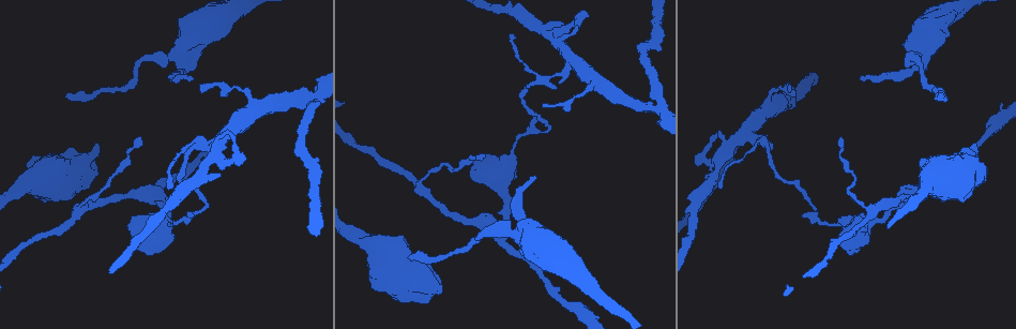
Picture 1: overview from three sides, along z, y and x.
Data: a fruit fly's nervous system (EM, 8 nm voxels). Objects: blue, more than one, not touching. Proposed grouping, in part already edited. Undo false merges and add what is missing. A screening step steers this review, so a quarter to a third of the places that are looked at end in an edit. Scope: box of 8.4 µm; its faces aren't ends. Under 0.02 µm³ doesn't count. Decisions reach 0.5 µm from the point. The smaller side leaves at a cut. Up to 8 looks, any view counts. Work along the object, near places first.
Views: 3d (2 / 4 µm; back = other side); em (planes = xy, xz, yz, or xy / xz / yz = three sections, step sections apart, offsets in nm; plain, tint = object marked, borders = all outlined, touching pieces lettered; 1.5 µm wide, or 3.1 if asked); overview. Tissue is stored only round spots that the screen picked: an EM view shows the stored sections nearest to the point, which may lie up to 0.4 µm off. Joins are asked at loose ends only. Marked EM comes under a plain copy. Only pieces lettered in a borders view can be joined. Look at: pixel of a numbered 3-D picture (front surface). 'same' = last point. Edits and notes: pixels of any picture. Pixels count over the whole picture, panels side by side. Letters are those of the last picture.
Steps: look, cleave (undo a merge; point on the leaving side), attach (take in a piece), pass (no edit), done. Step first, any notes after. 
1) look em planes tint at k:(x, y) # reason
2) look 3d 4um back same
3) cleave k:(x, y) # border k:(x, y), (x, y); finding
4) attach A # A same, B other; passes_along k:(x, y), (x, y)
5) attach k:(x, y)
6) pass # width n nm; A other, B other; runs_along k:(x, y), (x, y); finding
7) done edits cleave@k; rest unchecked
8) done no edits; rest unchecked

look 3d 2um at 1:(192, 76) # tapers out

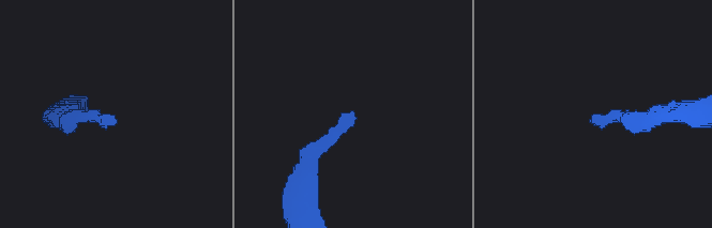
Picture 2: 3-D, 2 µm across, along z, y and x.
look em planes borders at 2:(114, 117) # need the tissue

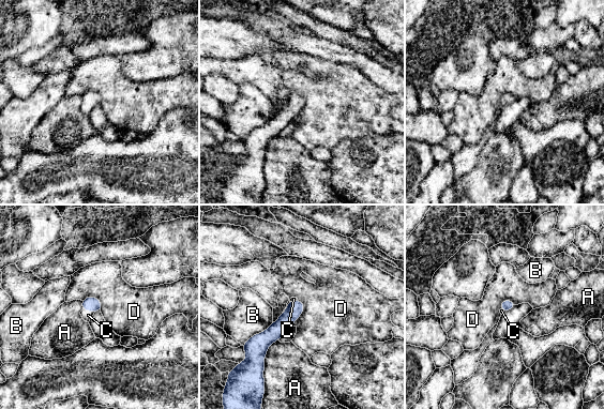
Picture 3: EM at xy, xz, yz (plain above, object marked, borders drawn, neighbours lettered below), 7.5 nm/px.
attach C # A other, B other, C same, D other; passes_along 3:(92, 304), (88, 309), (86, 315); the cell continues

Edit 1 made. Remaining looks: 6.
look em planes borders at 1:(976, 147) # an open end

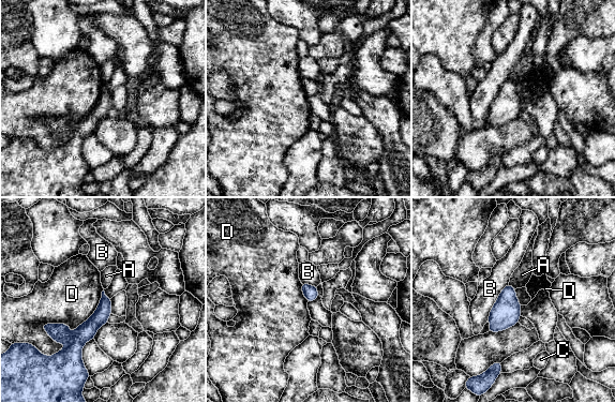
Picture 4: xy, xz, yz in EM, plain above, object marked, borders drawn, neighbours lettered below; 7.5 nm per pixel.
pass # A other, B other, C other, D other; border 4:(103, 289), (53, 355); none of them fits

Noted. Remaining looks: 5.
look em xz step 8 tint at 1:(659, 105) # two arms in line, one across

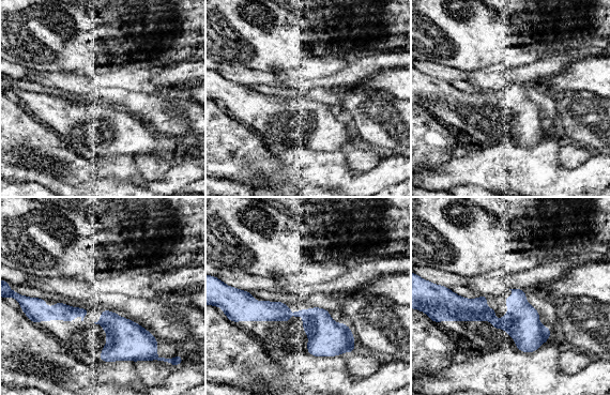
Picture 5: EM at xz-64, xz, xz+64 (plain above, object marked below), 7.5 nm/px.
look em planes tint same # another direction

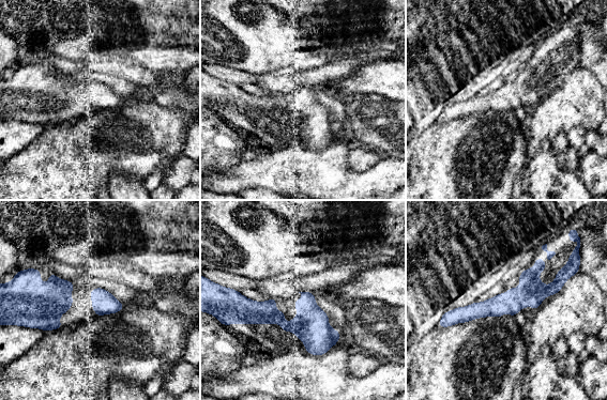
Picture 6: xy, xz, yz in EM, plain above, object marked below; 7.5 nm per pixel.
look em planes borders same

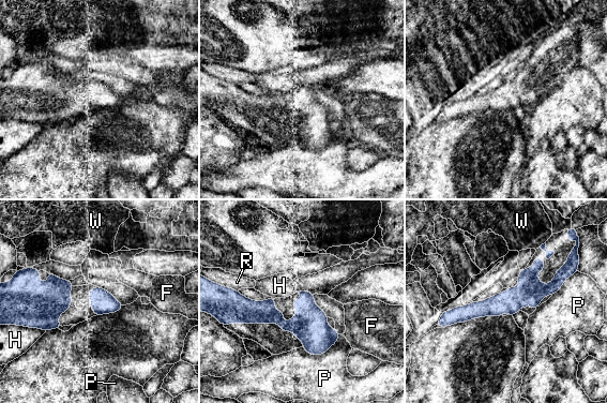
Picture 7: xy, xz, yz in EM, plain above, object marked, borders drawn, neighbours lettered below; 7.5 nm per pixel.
pass # longest_contact P 320 nm; F other, H other, P other, R other, W other; runs_along 7:(567, 271), (550, 288), (449, 314); all the same cell

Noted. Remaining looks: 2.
done edits attach@3; rest unchecked

